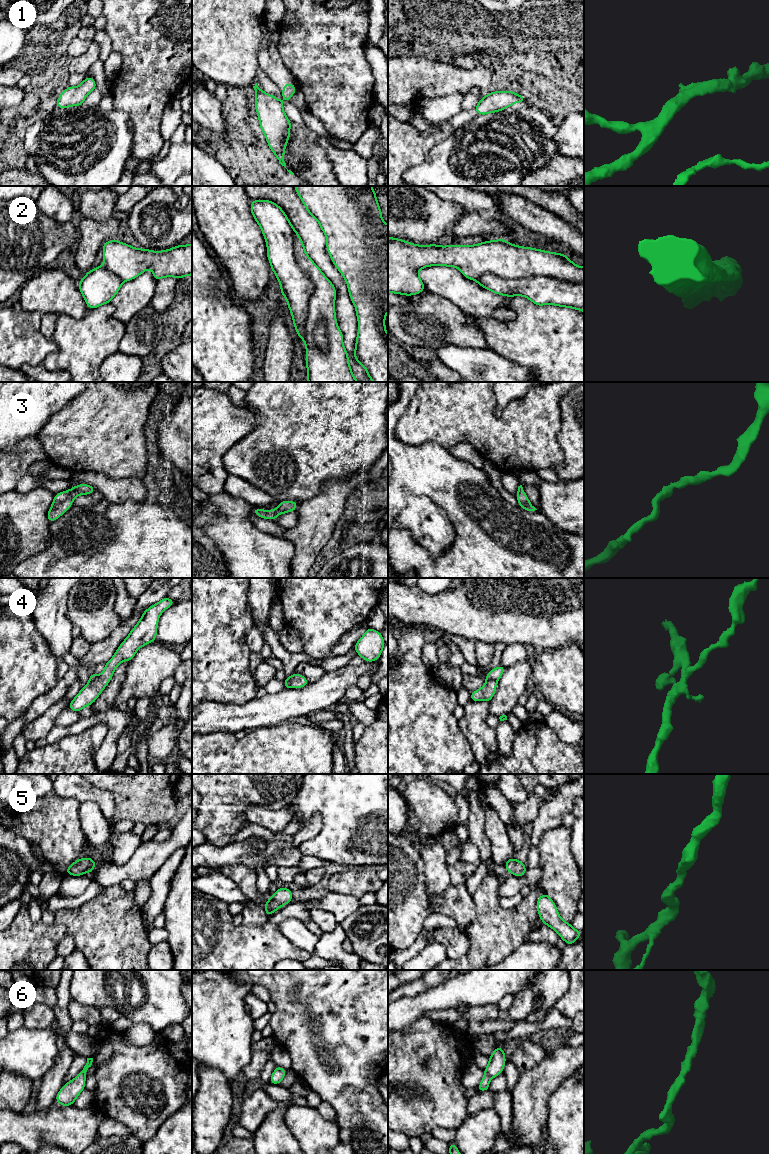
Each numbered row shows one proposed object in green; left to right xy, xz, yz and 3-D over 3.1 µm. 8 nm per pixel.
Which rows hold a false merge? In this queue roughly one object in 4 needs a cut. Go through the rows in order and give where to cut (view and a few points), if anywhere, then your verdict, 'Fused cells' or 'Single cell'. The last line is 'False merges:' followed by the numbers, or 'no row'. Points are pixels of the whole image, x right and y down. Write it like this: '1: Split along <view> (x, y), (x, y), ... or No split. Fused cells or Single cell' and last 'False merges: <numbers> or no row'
1: No split. Single cell
2: Split along xz (289, 223), (294, 256), (313, 285), (305, 342). Fused cells
3: No split. Single cell
4: Split along yz (486, 679), (497, 681). Fused cells
5: No split. Single cell
6: No split. Single cell
False merges: 2, 4

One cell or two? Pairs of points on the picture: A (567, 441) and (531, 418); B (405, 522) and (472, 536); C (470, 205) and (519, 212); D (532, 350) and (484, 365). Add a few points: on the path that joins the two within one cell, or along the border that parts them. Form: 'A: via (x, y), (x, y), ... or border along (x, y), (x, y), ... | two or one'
A: border along (560, 412), (558, 444), (564, 458) | two
B: border along (444, 511), (454, 529), (454, 540), (442, 552) | two
C: border along (491, 196), (498, 204), (499, 210) | two
D: border along (487, 348), (527, 367) | two

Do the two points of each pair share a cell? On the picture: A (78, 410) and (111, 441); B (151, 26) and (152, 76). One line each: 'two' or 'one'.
A: one
B: one

